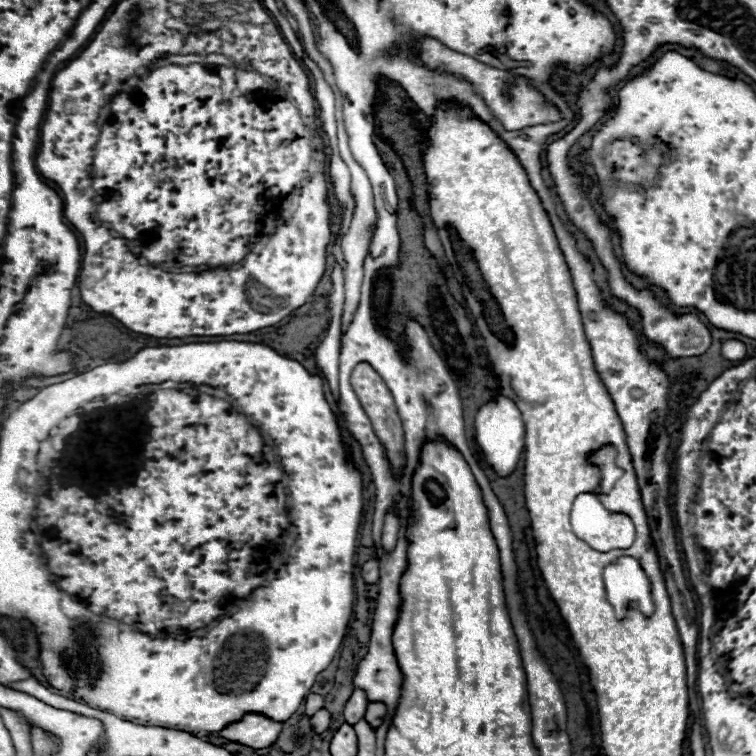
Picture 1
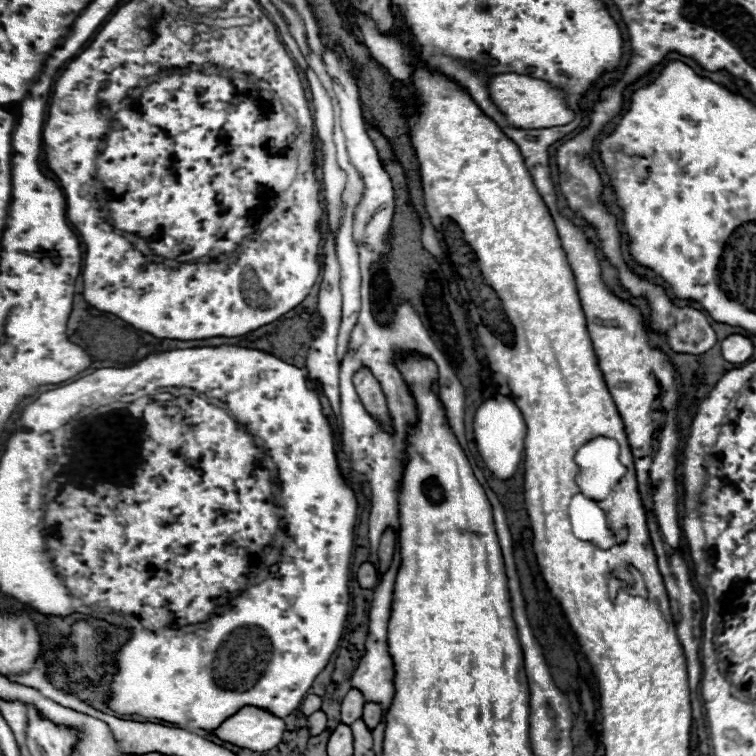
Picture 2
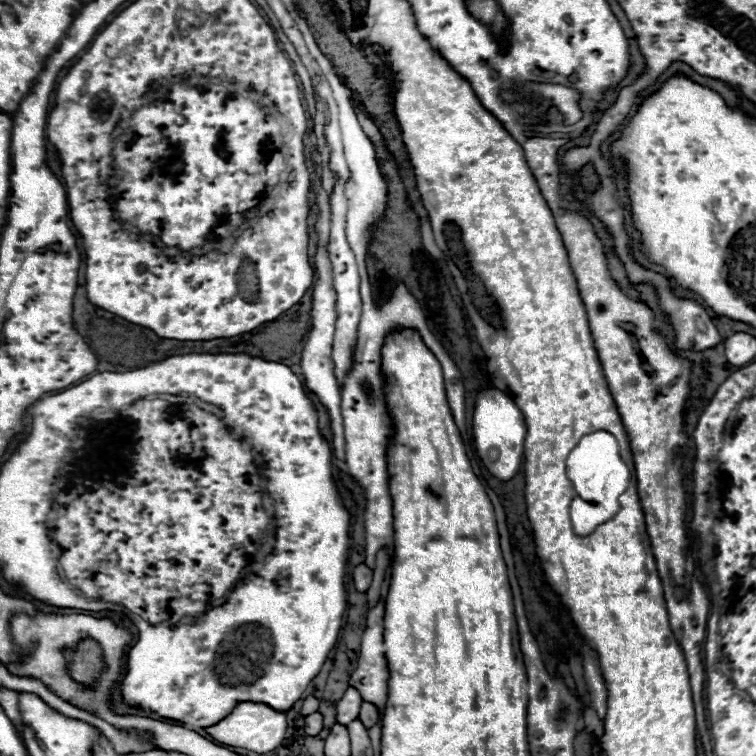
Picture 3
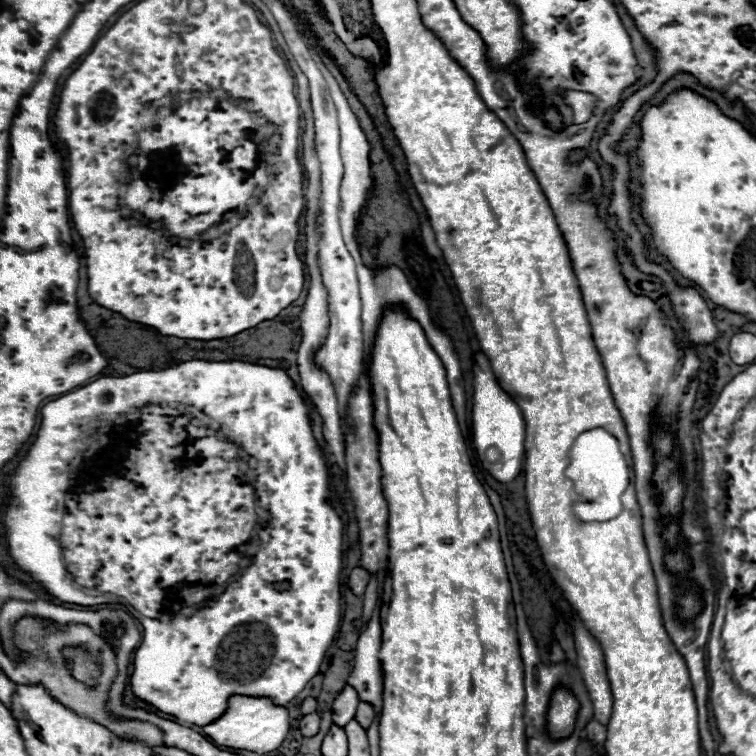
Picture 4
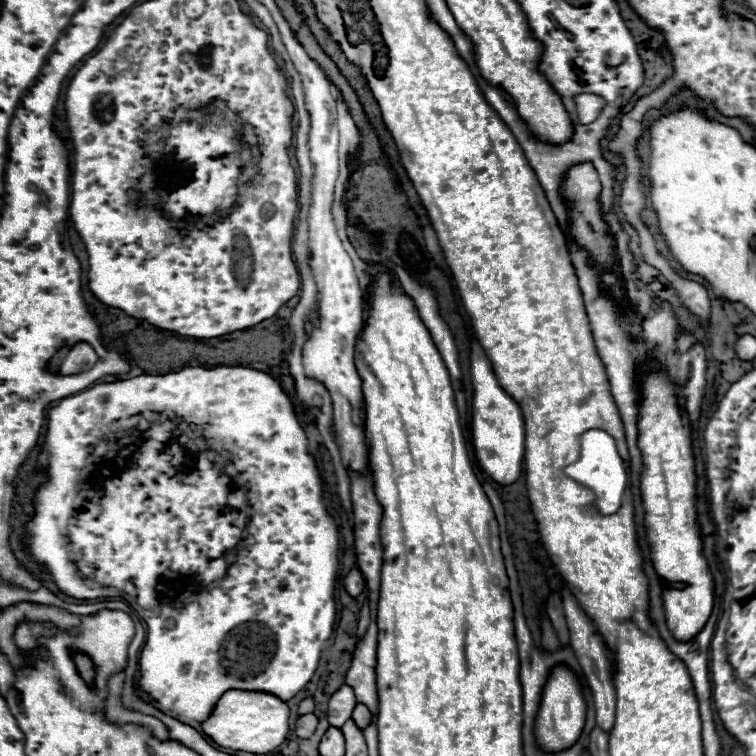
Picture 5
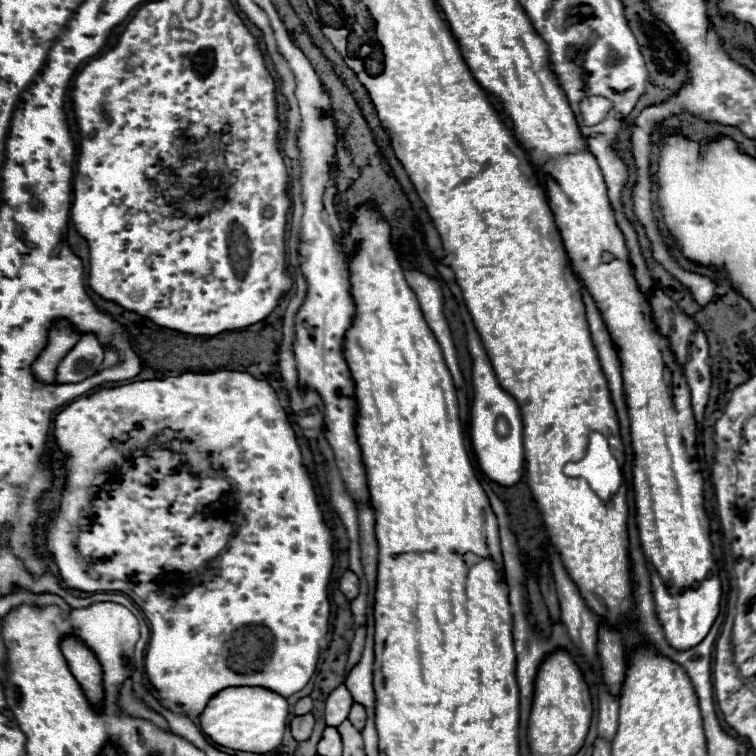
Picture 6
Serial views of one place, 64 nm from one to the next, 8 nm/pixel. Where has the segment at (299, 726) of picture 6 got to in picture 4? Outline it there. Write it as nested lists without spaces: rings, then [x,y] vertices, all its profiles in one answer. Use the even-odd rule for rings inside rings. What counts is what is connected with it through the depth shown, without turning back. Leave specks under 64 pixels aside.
[[[316,712],[302,718],[302,722],[300,722],[300,732],[302,732],[304,736],[314,736],[314,734],[318,734],[318,730],[320,730],[320,716],[318,716]]]

